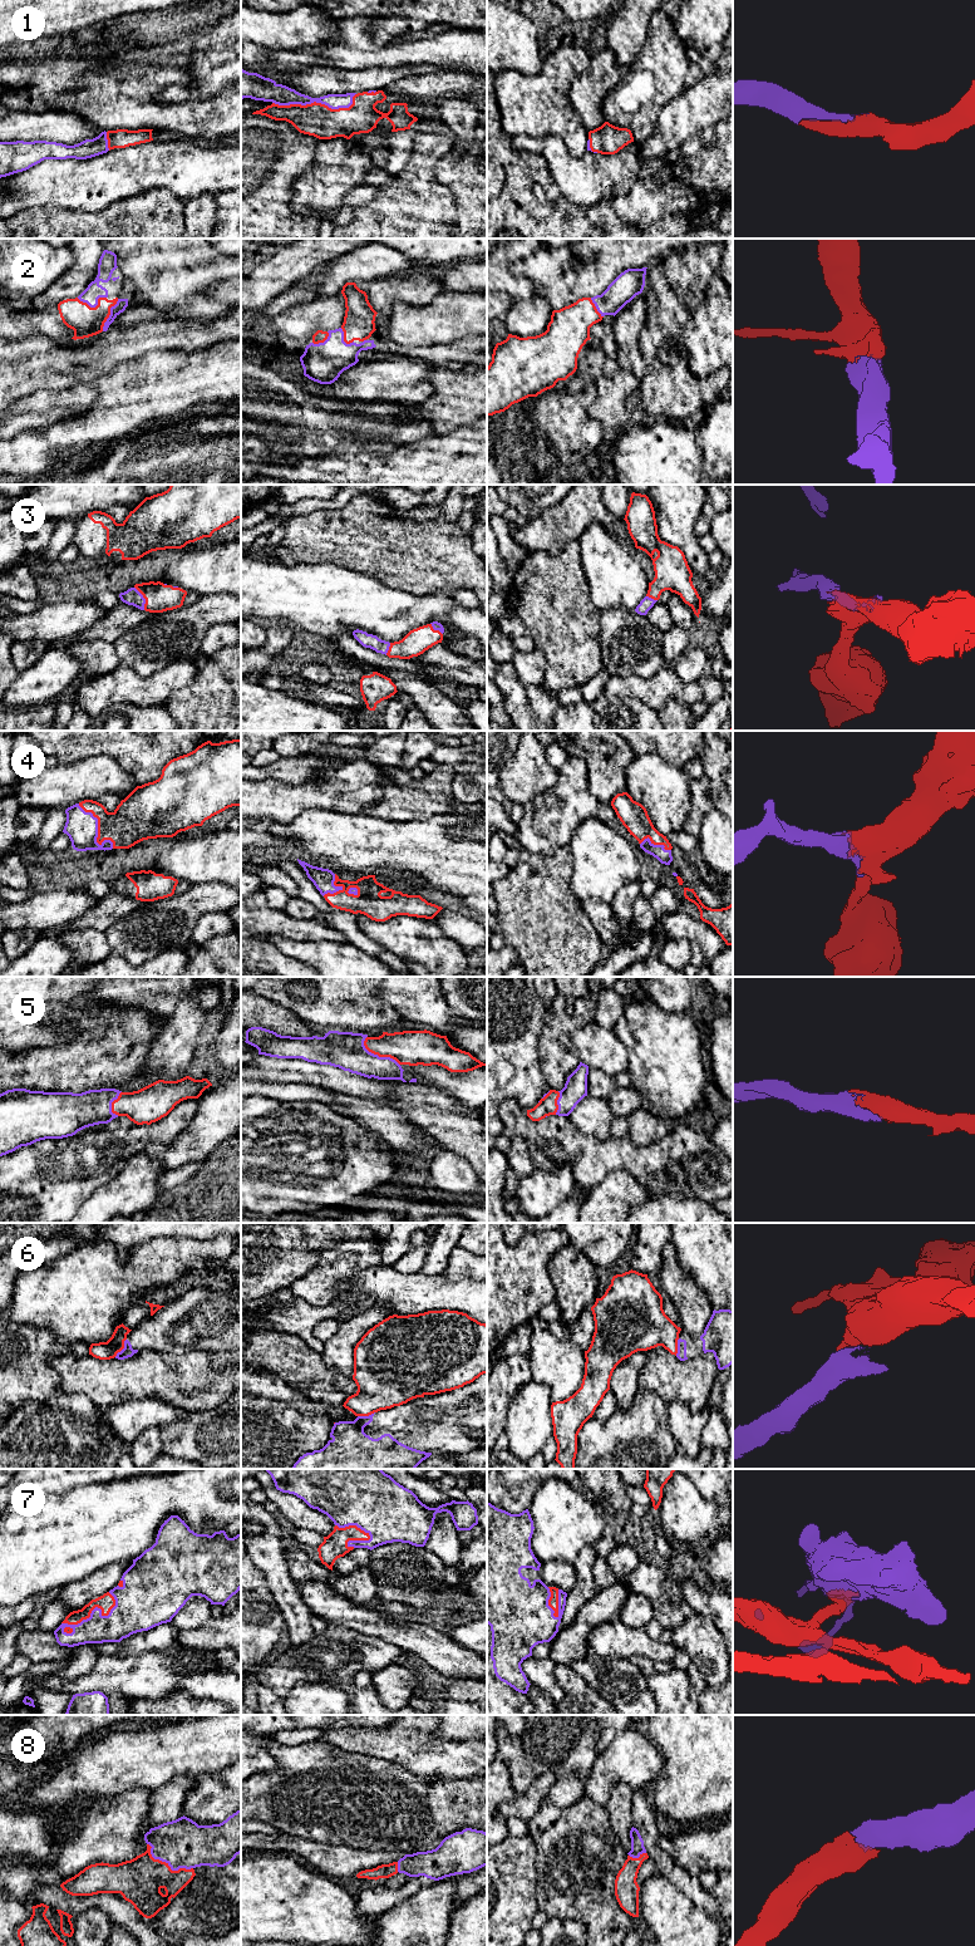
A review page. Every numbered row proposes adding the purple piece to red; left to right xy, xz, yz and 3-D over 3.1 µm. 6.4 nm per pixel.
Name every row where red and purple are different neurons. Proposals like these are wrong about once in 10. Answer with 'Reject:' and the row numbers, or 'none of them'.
Reject: 6

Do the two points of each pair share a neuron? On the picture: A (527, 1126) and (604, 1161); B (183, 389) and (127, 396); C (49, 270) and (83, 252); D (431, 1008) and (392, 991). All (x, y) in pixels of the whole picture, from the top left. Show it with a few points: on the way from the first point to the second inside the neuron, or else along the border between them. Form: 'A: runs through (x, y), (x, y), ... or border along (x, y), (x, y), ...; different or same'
A: runs through (546, 1138), (556, 1138), (585, 1154); same
B: runs through (170, 389), (146, 389), (141, 394); same
C: border along (72, 251), (73, 264), (63, 274); different
D: runs through (420, 999), (412, 991), (402, 991); same

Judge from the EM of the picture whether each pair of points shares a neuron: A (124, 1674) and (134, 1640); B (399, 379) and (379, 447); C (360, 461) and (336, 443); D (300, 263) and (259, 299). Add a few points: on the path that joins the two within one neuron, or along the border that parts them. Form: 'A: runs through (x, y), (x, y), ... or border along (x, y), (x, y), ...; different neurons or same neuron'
A: border along (159, 1650), (144, 1650), (121, 1657); different neurons
B: border along (363, 402), (423, 402); different neurons
C: border along (319, 453), (379, 453); different neurons
D: runs through (290, 268), (269, 289); same neuron

